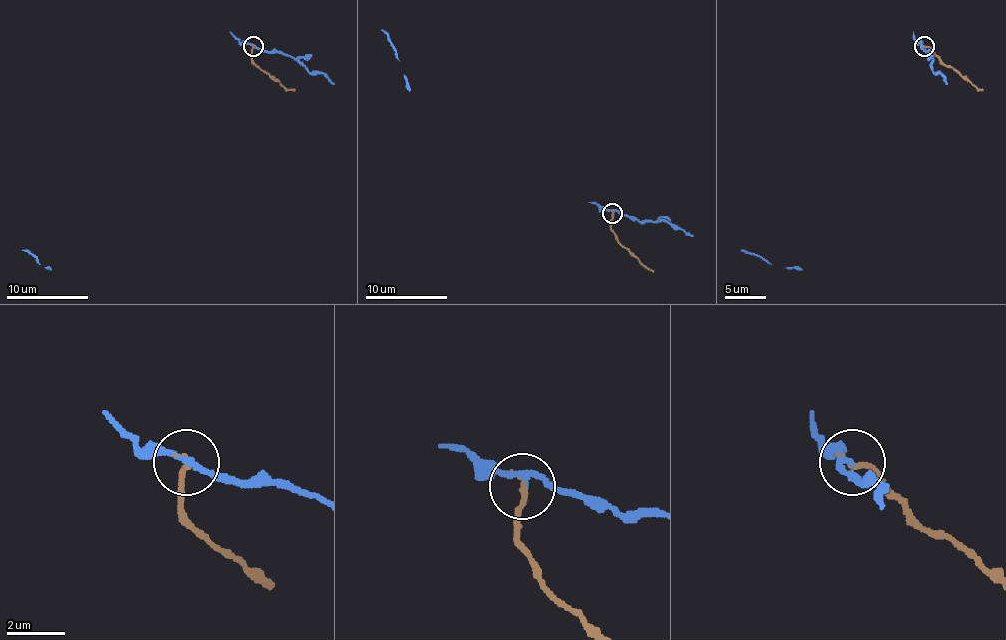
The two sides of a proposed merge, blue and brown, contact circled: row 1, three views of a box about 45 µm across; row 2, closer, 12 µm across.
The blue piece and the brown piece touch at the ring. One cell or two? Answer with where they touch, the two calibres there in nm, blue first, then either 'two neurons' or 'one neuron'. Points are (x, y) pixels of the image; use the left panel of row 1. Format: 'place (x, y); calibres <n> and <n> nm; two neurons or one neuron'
place (253, 46); calibres 180 and 190 nm; two neurons

